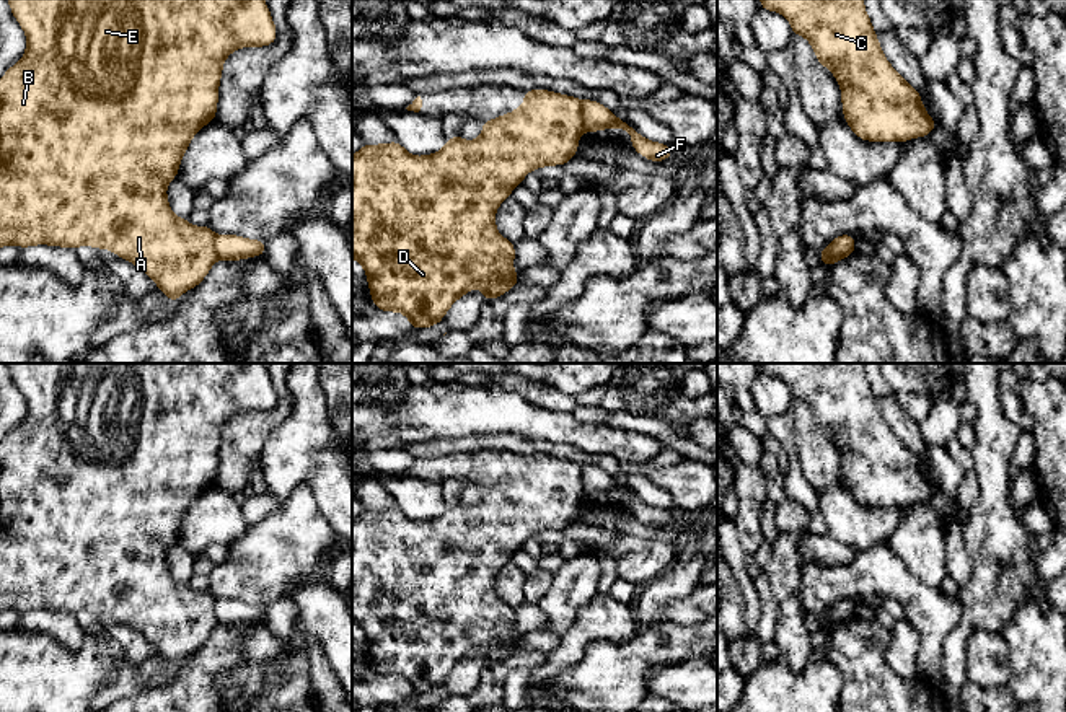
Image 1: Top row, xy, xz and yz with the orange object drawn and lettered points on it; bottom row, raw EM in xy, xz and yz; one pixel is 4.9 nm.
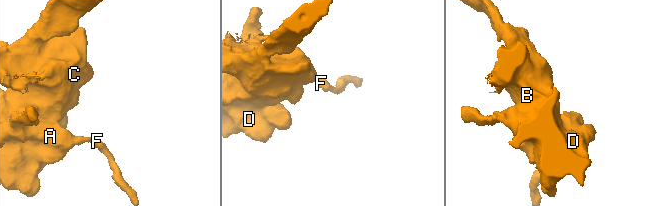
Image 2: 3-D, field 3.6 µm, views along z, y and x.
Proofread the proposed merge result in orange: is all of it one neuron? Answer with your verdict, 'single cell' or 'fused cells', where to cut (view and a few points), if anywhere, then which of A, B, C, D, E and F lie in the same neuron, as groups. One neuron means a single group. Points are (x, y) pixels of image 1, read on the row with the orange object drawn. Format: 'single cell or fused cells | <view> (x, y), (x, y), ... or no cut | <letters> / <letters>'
fused cells | xz (581, 101), (581, 127), (584, 131) | A B C D E / F

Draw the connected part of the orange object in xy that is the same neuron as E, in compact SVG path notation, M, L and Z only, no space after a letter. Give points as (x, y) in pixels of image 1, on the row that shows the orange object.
M7 0L26 34L24 55L0 78L0 248L37 244L75 249L93 246L140 267L170 301L196 288L215 261L215 233L209 225L194 226L171 212L166 186L178 176L192 137L215 121L223 62L240 47L272 46L277 28L264 0Z

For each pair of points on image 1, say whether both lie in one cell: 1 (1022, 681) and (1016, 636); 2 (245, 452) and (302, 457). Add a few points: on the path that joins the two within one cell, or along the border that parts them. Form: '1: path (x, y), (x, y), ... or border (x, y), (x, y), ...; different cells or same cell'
1: path (1022, 670), (1022, 647); same cell
2: border (282, 422), (266, 440), (258, 466); different cells

